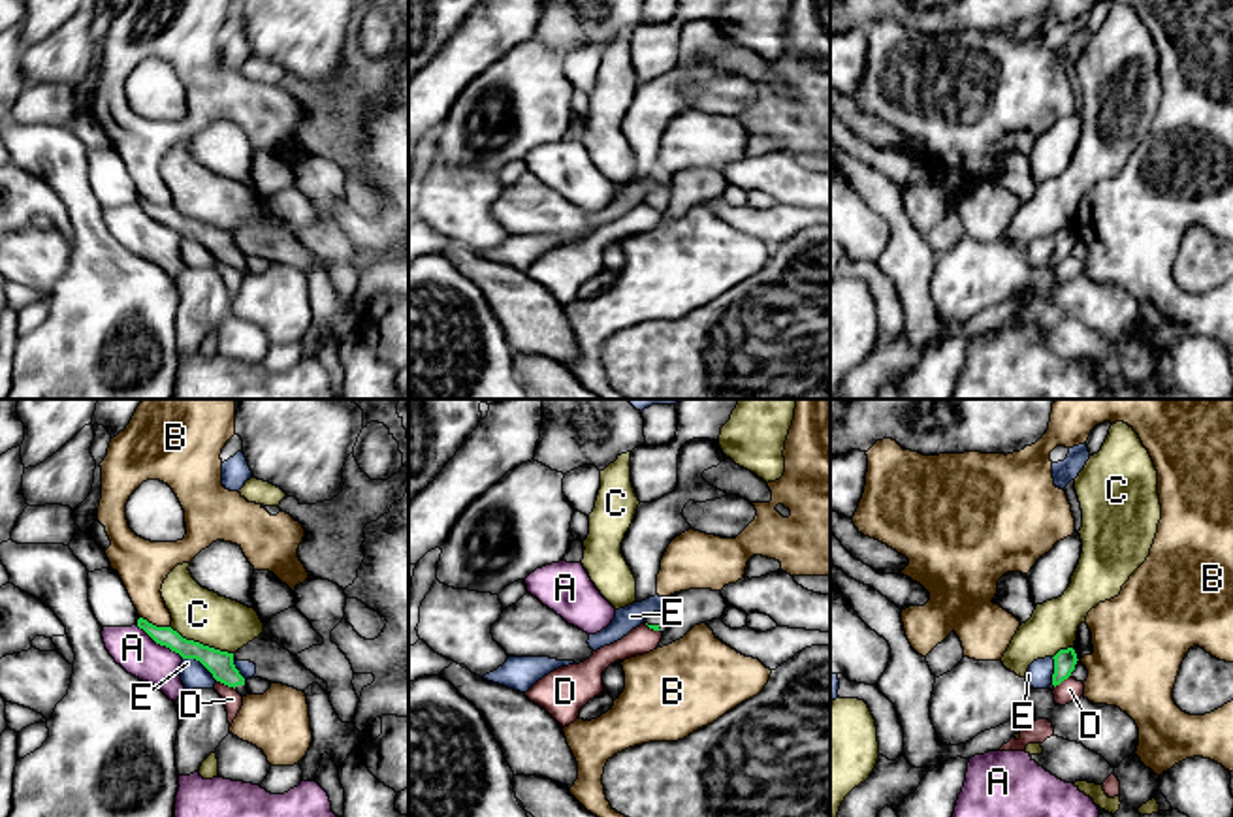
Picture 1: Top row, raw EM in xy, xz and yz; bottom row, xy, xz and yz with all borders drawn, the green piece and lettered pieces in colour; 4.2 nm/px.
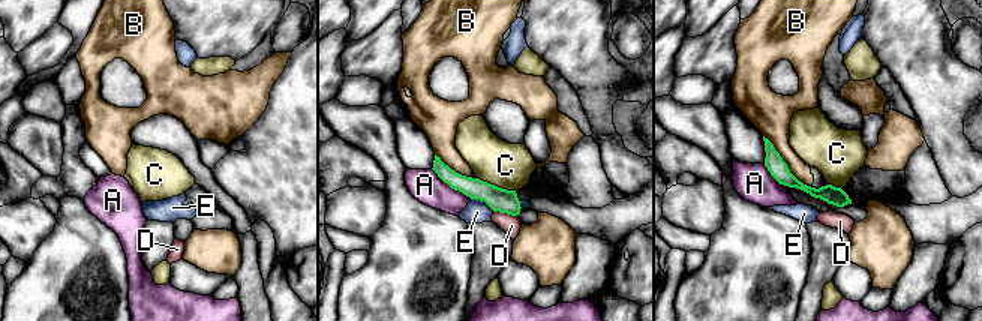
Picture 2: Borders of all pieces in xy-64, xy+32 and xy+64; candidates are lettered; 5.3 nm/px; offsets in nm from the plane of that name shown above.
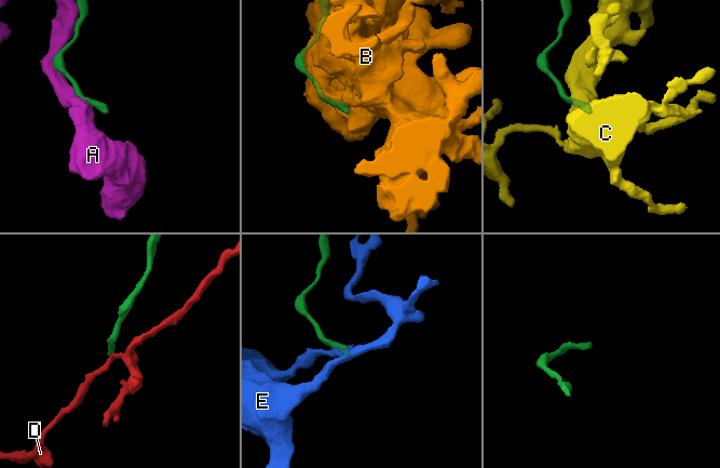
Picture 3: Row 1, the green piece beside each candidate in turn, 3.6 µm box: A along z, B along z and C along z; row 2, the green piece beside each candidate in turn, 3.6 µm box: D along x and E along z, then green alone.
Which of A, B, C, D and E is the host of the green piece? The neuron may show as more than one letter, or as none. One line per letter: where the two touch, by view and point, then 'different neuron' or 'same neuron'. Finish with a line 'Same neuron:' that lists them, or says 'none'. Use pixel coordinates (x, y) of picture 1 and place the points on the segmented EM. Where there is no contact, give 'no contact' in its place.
A: contact xy (160, 644); different neuron
B: contact xy (155, 625); different neuron
C: contact xy (202, 644); different neuron
D: contact xy (226, 684); different neuron
E: contact xy (200, 661); different neuron
Same neuron: none

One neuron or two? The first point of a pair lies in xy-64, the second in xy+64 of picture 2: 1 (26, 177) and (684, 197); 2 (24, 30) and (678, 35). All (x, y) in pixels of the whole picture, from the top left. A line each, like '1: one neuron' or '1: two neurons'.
1: two neurons
2: two neurons

